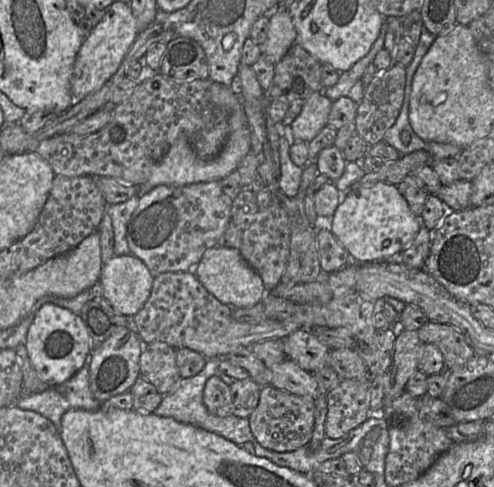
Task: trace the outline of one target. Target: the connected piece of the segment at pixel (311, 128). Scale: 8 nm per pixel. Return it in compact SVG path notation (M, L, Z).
M323 91L314 92L307 97L303 103L301 112L293 120L290 127L295 141L309 143L328 123L328 116L331 111L333 101L324 95Z

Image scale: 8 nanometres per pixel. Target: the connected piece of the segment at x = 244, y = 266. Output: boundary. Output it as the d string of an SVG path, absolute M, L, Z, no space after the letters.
M218 245L209 248L194 267L193 274L212 295L230 307L252 307L260 303L266 294L262 278L243 259L240 249Z

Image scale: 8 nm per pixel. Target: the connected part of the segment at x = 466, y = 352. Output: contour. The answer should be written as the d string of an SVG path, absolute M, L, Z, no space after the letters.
M428 321L417 333L423 344L432 344L439 349L444 358L444 371L464 365L475 355L464 336L449 324Z

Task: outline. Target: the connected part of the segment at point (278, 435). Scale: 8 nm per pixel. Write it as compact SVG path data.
M268 384L260 387L259 403L249 416L249 425L256 441L275 452L291 452L307 445L315 424L315 398L298 396Z

